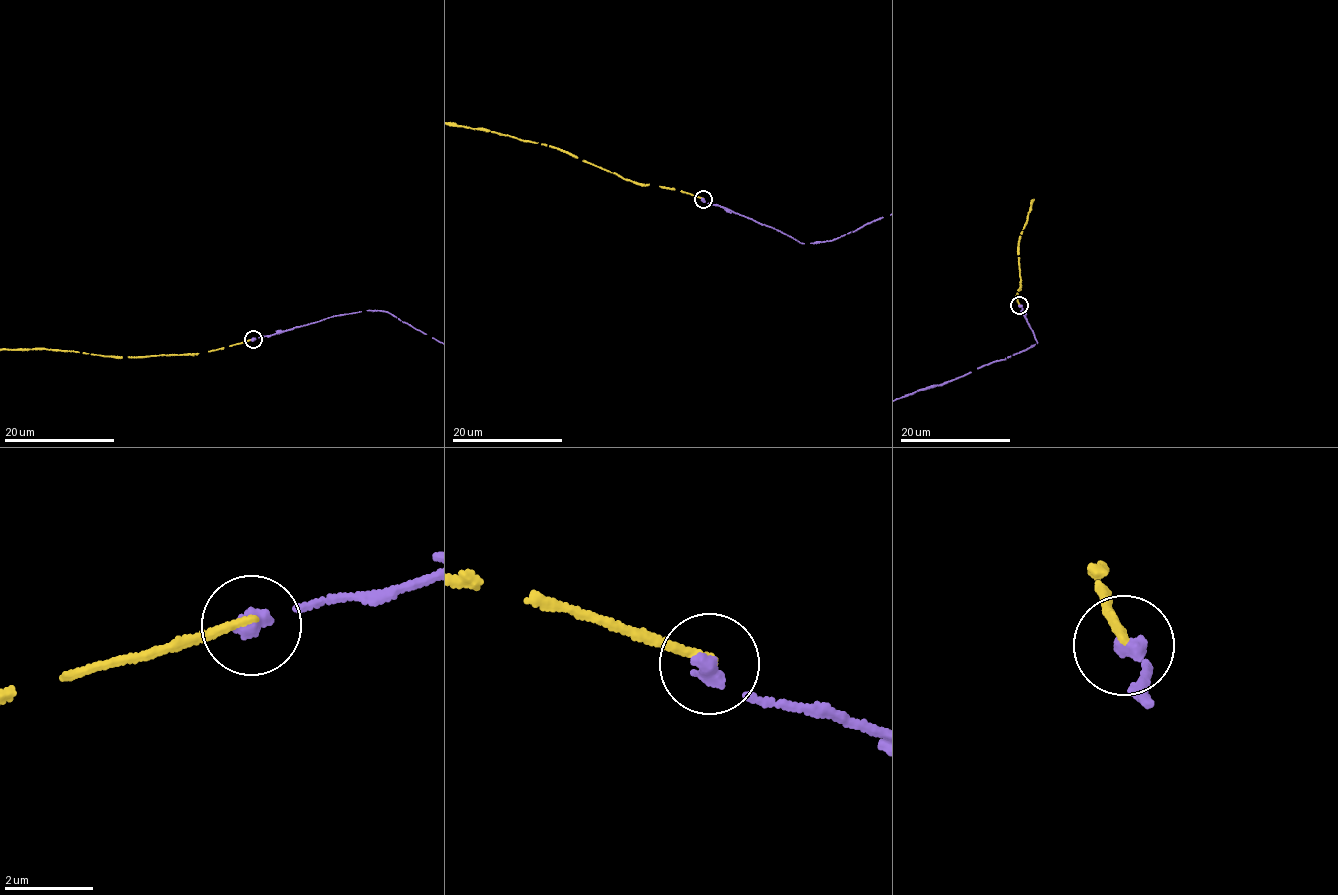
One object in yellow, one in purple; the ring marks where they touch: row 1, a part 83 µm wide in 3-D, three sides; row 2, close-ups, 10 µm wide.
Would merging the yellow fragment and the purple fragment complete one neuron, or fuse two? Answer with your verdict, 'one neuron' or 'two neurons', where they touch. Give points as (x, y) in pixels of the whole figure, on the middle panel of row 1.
two neurons; at (703, 199)

